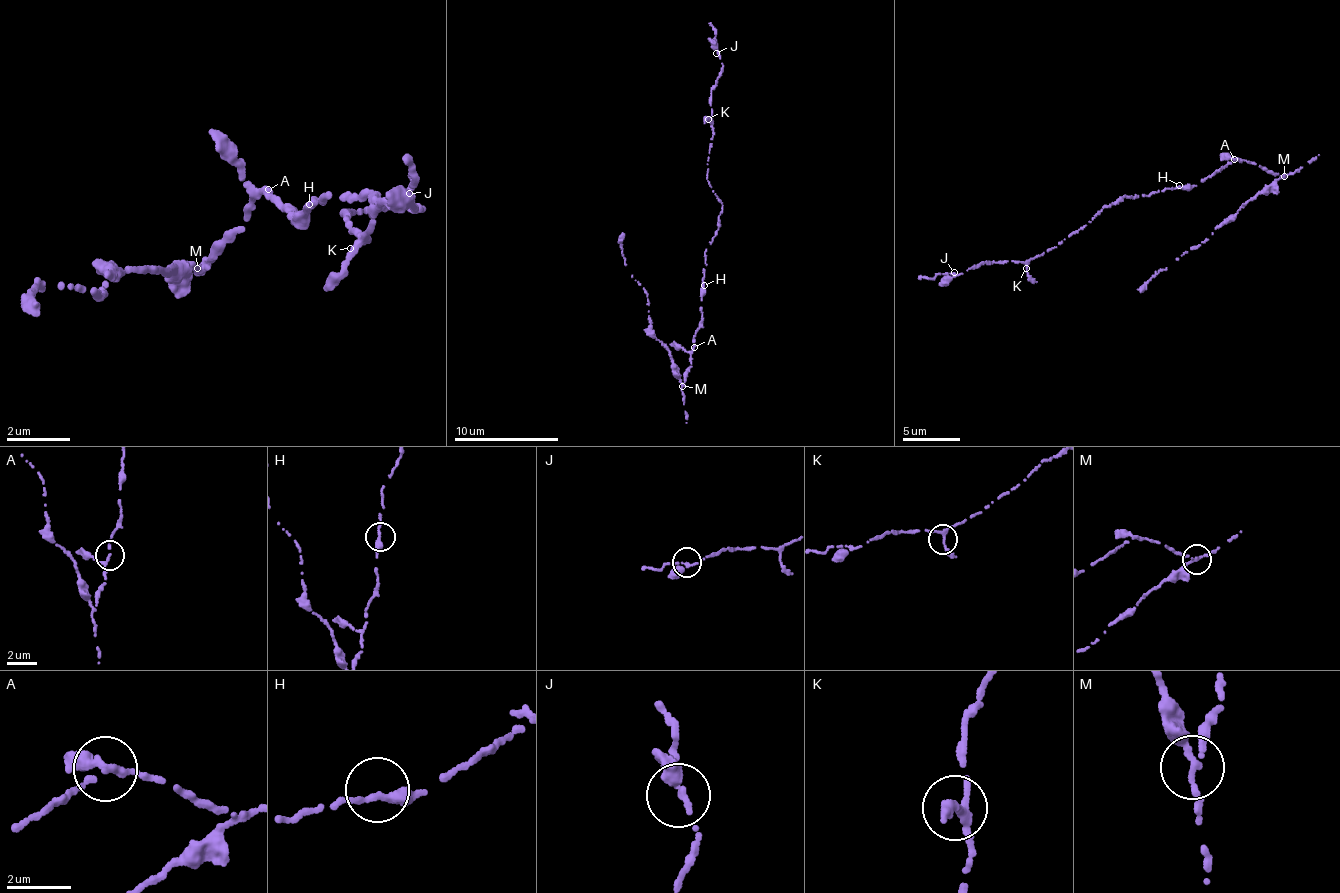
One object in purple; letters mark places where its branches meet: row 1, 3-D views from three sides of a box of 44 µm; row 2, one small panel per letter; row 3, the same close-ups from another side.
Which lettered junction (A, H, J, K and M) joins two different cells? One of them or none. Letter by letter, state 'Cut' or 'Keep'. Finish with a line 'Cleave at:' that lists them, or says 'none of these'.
A: Keep
H: Keep
J: Keep
K: Keep
M: Cut
Cleave at: M

